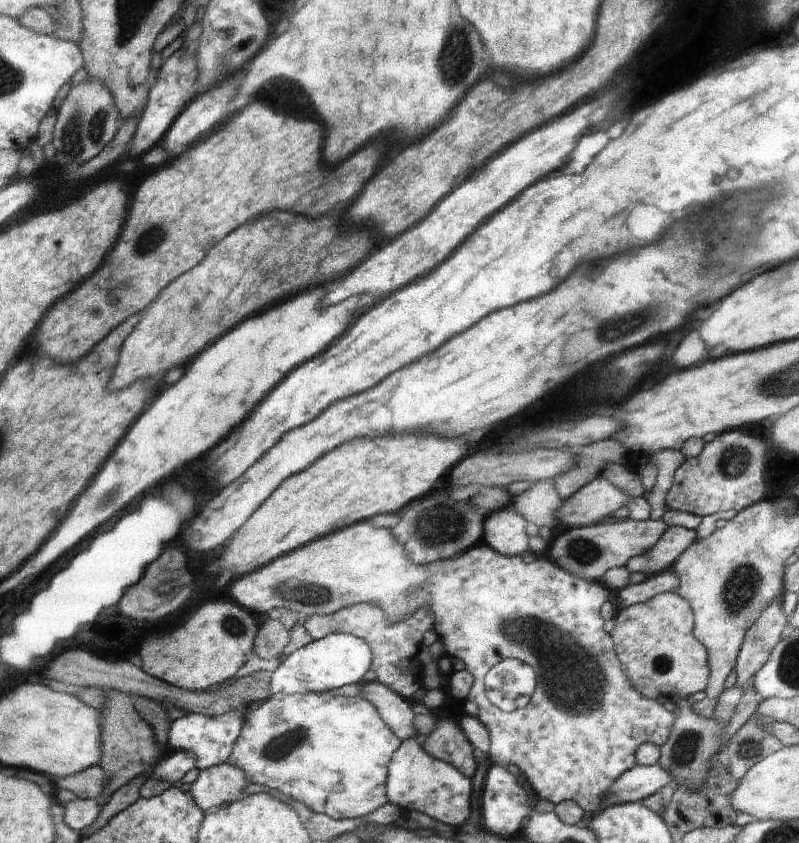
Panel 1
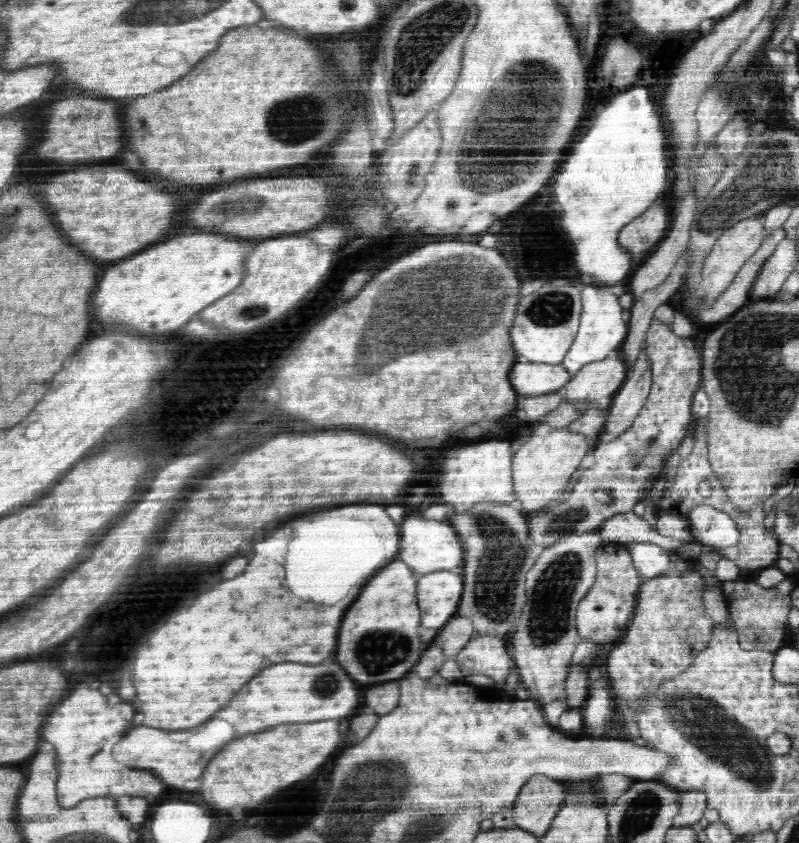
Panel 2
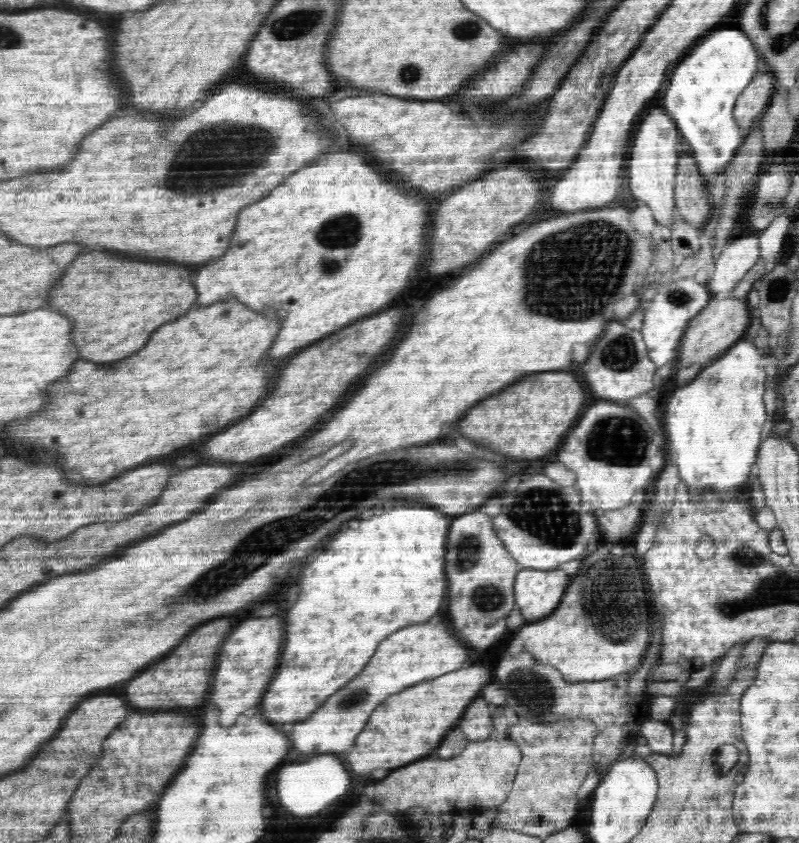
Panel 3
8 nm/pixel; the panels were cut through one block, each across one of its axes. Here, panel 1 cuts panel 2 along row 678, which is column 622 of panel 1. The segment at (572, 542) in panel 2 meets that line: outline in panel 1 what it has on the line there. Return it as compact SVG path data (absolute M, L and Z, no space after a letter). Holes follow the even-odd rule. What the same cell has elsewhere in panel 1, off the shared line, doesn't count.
M633 518L620 522L598 521L596 525L574 527L562 532L548 546L546 555L554 558L565 571L587 581L601 582L603 575L614 567L624 567L632 557L648 552L669 526L660 520L635 521Z

